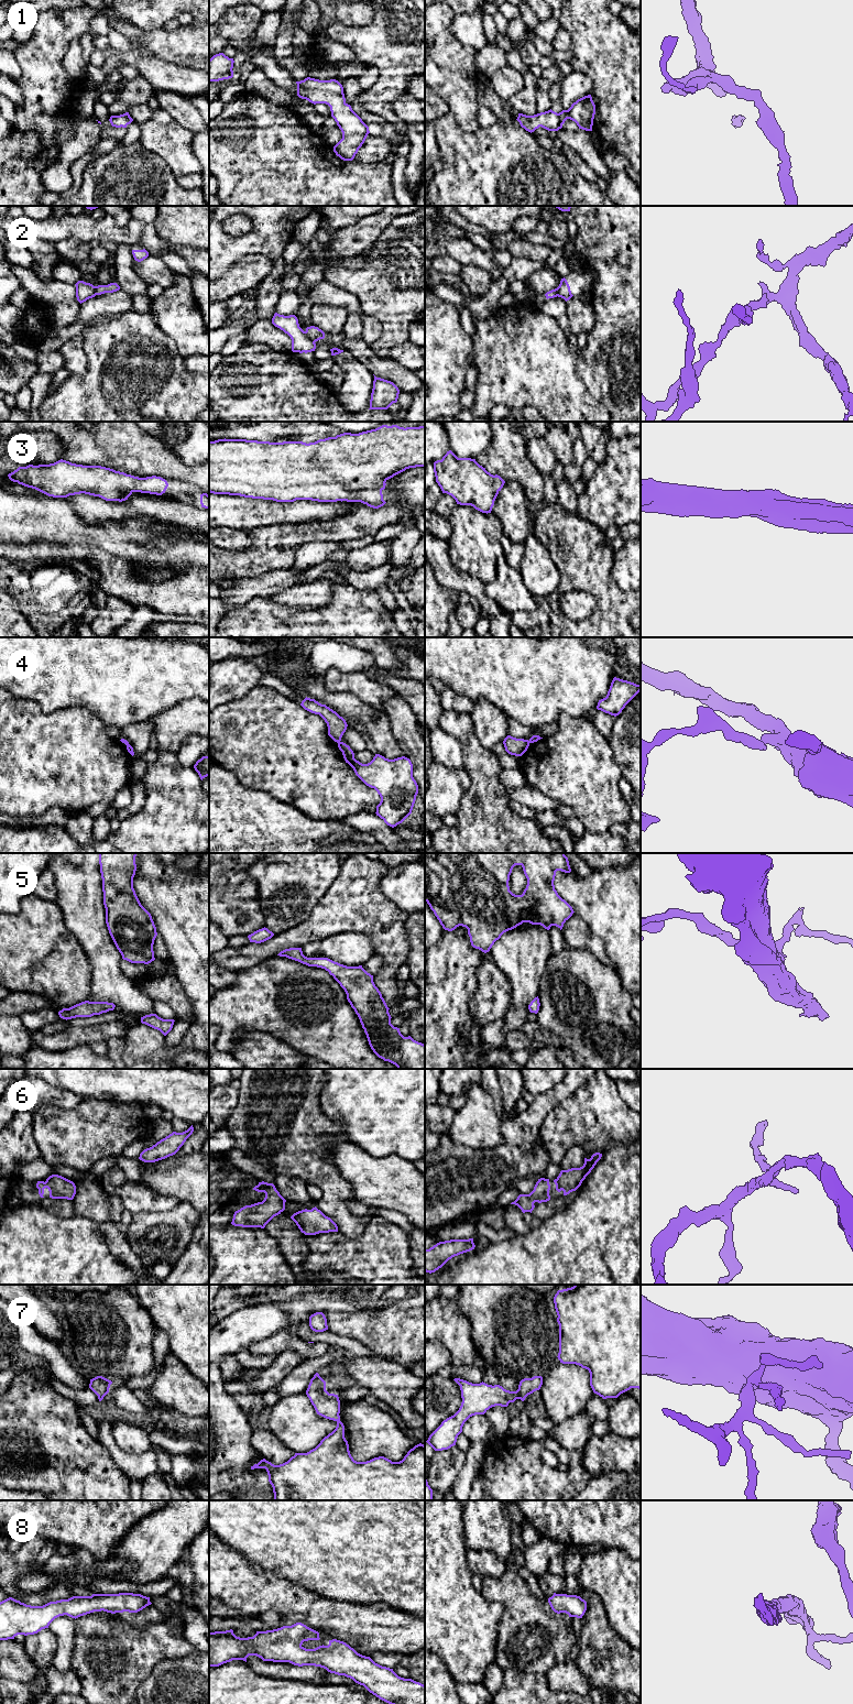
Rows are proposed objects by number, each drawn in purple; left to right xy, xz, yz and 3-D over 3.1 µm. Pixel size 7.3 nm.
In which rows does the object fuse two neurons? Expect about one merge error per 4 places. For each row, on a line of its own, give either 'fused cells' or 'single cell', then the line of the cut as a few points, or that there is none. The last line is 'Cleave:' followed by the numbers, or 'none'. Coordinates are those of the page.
1: single cell; no cut
2: fused cells; cut in xz along (304, 331), (314, 342)
3: fused cells; cut in xz along (381, 489), (350, 490), (346, 494), (345, 500)
4: fused cells; cut in xy along (126, 743), (129, 745)
5: single cell; no cut
6: single cell; no cut
7: single cell; no cut
8: single cell; no cut
Cleave: 2, 3, 4

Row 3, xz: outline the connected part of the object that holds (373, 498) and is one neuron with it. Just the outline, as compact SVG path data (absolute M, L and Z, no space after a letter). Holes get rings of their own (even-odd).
M362 489L360 491L349 491L346 494L347 502L361 502L370 507L379 509L386 502L383 500L382 490Z

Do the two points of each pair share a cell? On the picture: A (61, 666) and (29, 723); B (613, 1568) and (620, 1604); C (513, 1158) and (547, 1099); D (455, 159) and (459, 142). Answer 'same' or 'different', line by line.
A: different
B: same
C: same
D: same

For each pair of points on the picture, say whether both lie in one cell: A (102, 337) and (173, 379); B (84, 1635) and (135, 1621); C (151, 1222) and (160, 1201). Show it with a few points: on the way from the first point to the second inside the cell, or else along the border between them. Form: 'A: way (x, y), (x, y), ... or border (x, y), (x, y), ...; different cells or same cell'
A: way (120, 354), (144, 379), (155, 379); same cell
B: border (112, 1614), (131, 1626), (152, 1624); different cells
C: border (178, 1203), (167, 1211), (137, 1212), (133, 1215); different cells

